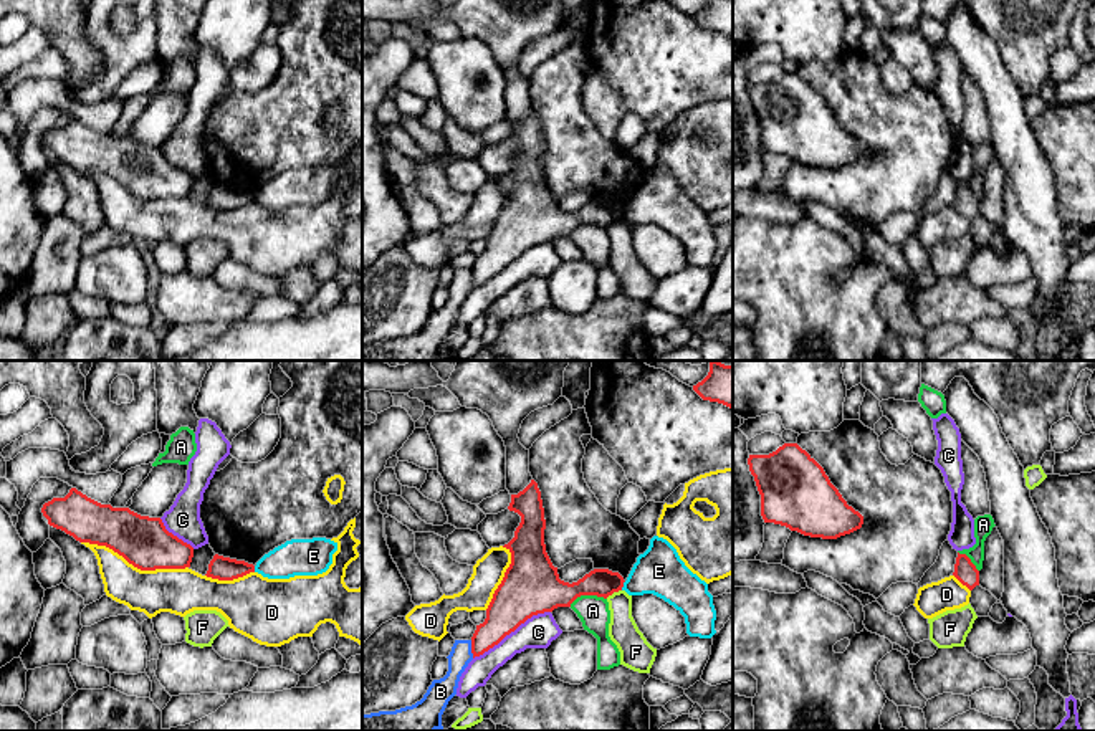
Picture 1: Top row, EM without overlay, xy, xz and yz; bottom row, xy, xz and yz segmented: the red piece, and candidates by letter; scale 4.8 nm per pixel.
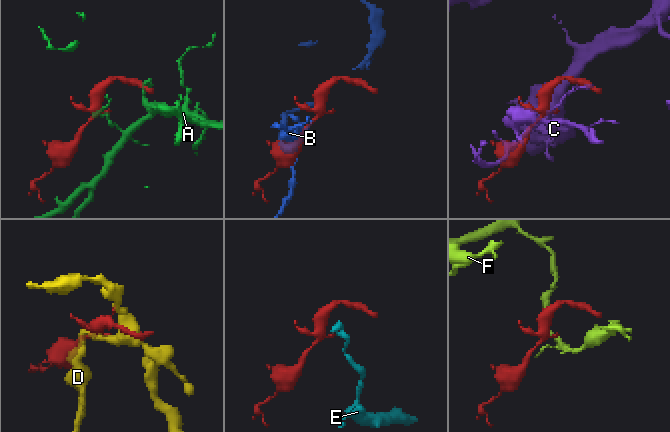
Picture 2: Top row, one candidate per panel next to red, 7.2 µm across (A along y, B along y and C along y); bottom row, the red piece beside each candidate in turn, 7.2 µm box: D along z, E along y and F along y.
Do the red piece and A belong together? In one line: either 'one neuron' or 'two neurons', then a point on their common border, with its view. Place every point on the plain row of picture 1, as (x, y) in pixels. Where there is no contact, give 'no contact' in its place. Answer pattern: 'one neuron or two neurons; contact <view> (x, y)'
two neurons; contact xz (588, 224)

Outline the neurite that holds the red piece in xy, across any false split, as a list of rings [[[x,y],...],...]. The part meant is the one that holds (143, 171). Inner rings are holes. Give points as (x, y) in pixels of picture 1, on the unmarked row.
[[[76,117],[41,137],[48,154],[79,172],[106,175],[141,200],[190,197],[194,177],[169,162],[160,147],[101,134]]]

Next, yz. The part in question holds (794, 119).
[[[784,73],[769,84],[749,84],[748,94],[761,124],[764,152],[822,169],[837,169],[862,157],[863,146],[847,134],[824,98],[797,73]]]

